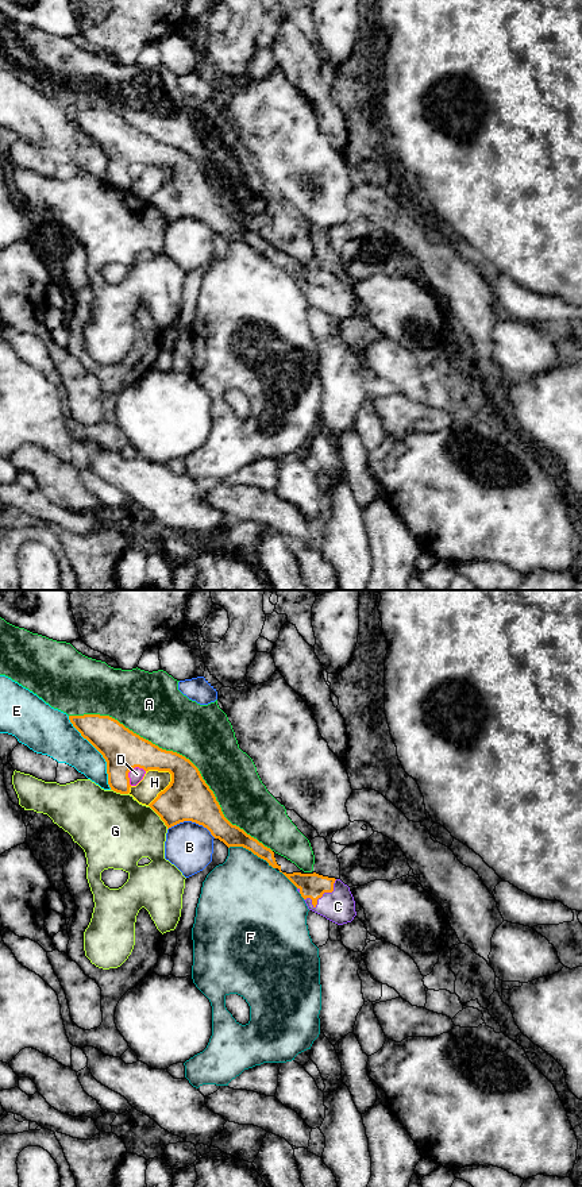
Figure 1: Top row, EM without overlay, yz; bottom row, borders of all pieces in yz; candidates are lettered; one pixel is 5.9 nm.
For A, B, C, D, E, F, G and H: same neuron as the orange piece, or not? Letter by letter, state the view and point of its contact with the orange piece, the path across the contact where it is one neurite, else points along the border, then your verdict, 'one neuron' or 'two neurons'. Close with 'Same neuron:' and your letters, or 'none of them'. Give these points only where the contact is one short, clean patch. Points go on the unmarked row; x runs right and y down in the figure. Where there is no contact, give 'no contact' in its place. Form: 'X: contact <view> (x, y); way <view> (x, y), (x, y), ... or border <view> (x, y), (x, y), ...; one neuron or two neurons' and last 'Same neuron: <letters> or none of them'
A: contact yz (181, 150); two neurons
B: contact yz (192, 216); two neurons
C: contact yz (320, 292); one neuron
D: contact yz (128, 166); two neurons
E: contact yz (99, 146); two neurons
F: contact yz (251, 246); two neurons
G: contact yz (160, 211); two neurons
H: contact yz (166, 182); two neurons
Same neuron: C

